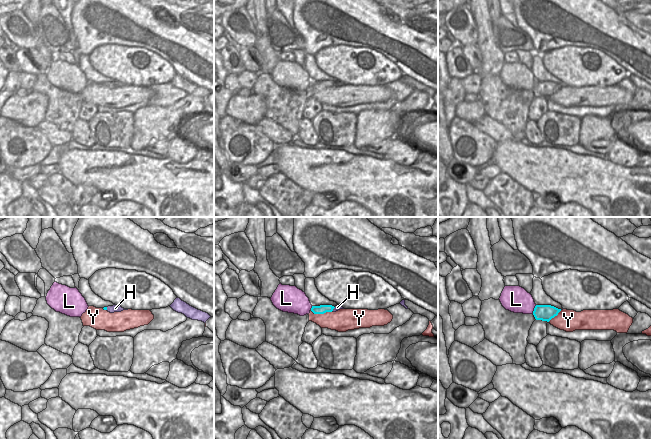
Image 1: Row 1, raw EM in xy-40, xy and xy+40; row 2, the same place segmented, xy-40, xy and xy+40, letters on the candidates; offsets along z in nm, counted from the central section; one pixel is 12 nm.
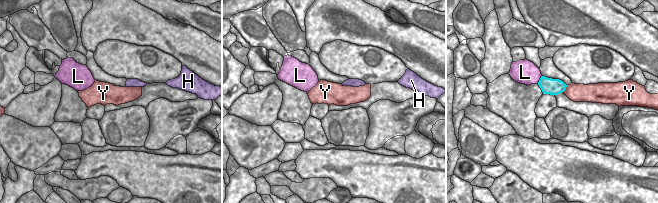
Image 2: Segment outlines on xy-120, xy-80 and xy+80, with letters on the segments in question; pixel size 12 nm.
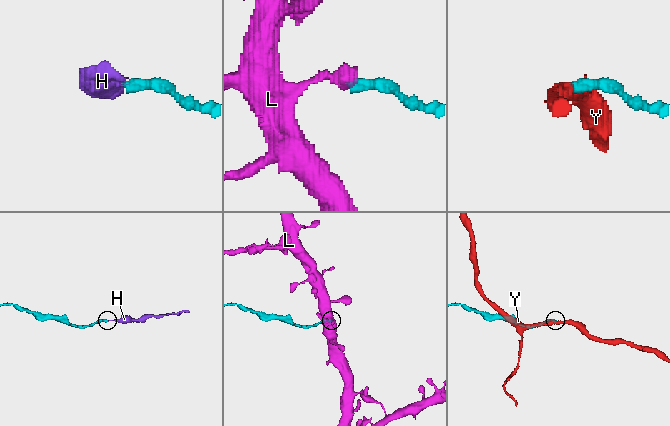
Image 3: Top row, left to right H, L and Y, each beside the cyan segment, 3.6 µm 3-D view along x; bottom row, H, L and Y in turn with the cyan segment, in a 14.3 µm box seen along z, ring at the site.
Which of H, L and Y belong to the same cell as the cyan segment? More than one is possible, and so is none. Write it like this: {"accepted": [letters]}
{"accepted": ["H"]}

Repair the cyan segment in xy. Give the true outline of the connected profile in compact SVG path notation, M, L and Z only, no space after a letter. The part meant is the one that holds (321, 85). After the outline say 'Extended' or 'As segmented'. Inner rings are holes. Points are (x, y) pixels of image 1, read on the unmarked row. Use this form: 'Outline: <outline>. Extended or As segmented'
Outline: M320 81L320 82L312 82L311 87L314 90L324 90L326 88L336 88L340 85L344 85L343 83L337 81L337 82L332 82L332 81Z. Extended

